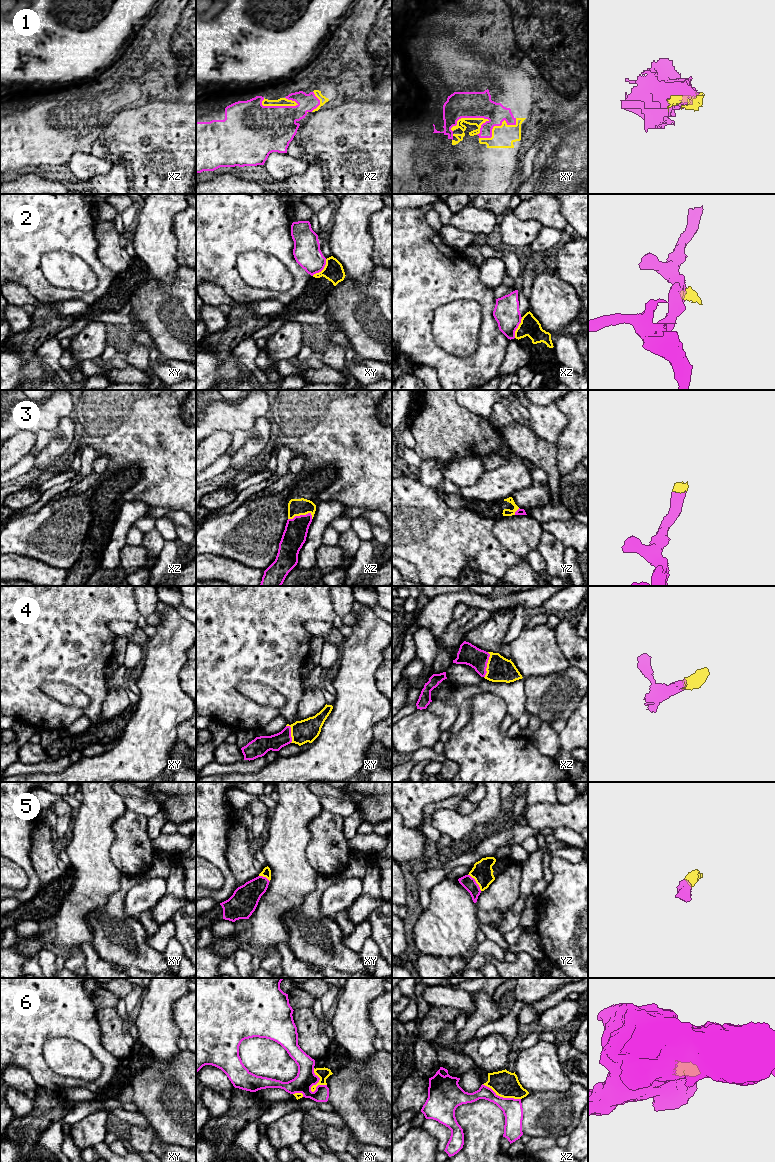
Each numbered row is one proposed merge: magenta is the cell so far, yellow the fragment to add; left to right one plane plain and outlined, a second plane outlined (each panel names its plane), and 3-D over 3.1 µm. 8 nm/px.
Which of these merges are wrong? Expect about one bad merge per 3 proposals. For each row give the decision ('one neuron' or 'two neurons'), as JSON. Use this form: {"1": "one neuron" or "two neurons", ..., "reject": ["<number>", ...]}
{"1": "one neuron", "2": "two neurons", "3": "one neuron", "4": "one neuron", "5": "one neuron", "6": "two neurons", "reject": ["2", "6"]}

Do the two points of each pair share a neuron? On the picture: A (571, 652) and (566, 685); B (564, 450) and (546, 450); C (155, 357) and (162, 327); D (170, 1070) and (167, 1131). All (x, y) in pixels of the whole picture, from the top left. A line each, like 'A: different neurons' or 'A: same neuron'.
A: different neurons
B: different neurons
C: different neurons
D: same neuron

